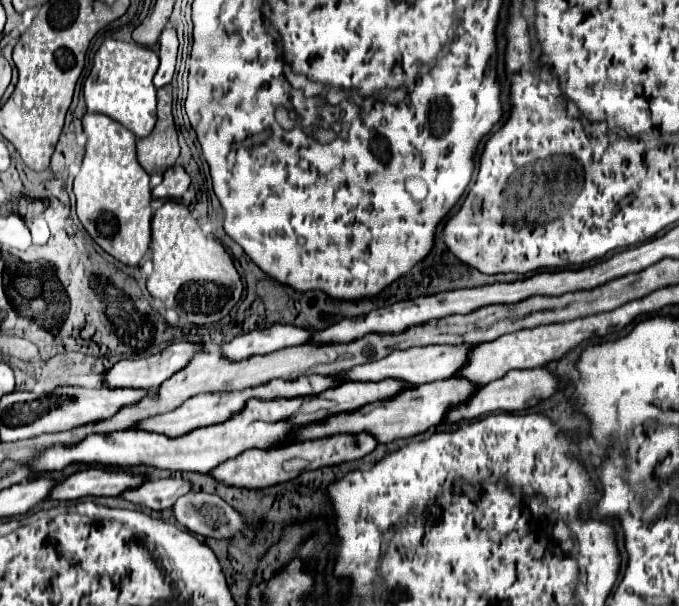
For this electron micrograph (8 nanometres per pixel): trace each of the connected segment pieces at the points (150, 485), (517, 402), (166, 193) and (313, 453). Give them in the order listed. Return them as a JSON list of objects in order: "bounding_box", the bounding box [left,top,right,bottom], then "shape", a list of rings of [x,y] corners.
[{"bounding_box":[120,478,190,510],"shape":[[[168,478],[168,480],[152,480],[146,484],[140,484],[138,488],[128,488],[120,496],[132,504],[146,506],[150,510],[166,510],[172,508],[174,502],[184,496],[190,490],[190,484],[186,480]]]},{"bounding_box":[444,368,560,424],"shape":[[[536,368],[536,370],[512,370],[506,376],[492,380],[486,386],[480,386],[466,402],[454,404],[446,416],[444,416],[444,424],[456,424],[460,420],[474,420],[492,412],[518,412],[518,410],[526,410],[536,406],[540,400],[550,398],[556,388],[560,386],[560,382],[554,378],[554,374],[550,374],[546,368]]]},{"bounding_box":[152,164,190,200],"shape":[[[174,164],[164,172],[164,180],[152,190],[156,198],[166,198],[166,200],[180,200],[182,194],[190,186],[190,176],[186,174],[182,164]]]},{"bounding_box":[208,434,376,490],"shape":[[[336,434],[330,438],[320,438],[320,440],[306,440],[298,444],[288,444],[282,448],[268,448],[268,450],[258,450],[252,448],[248,452],[242,452],[240,456],[226,460],[224,464],[218,464],[208,472],[216,482],[224,486],[236,486],[236,488],[246,488],[246,490],[262,490],[280,482],[288,482],[298,478],[302,472],[324,468],[324,466],[336,466],[348,460],[358,460],[370,454],[376,448],[376,438],[372,434]]]}]

